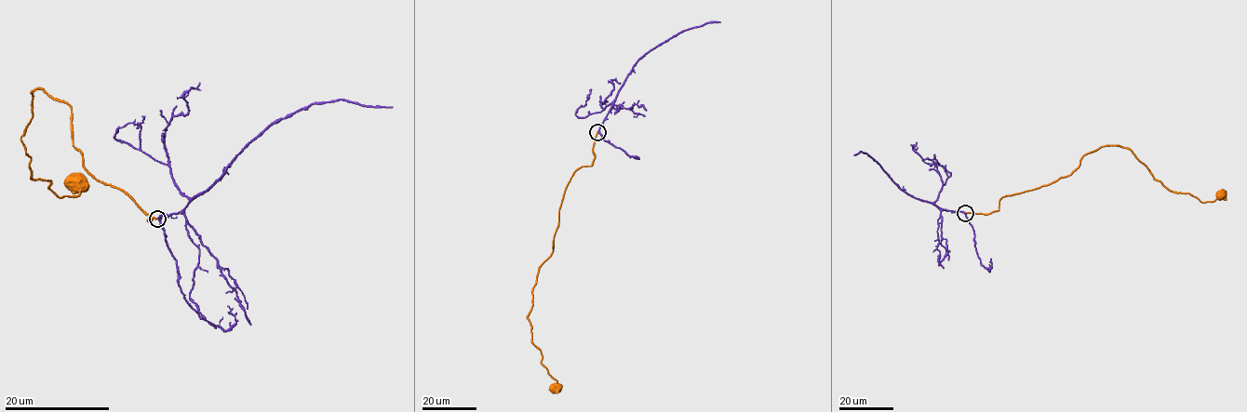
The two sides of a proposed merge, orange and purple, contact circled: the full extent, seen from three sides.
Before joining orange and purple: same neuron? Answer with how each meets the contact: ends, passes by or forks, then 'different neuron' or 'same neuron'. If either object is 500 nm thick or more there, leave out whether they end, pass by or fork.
orange ends there; purple passes by; same neuron

